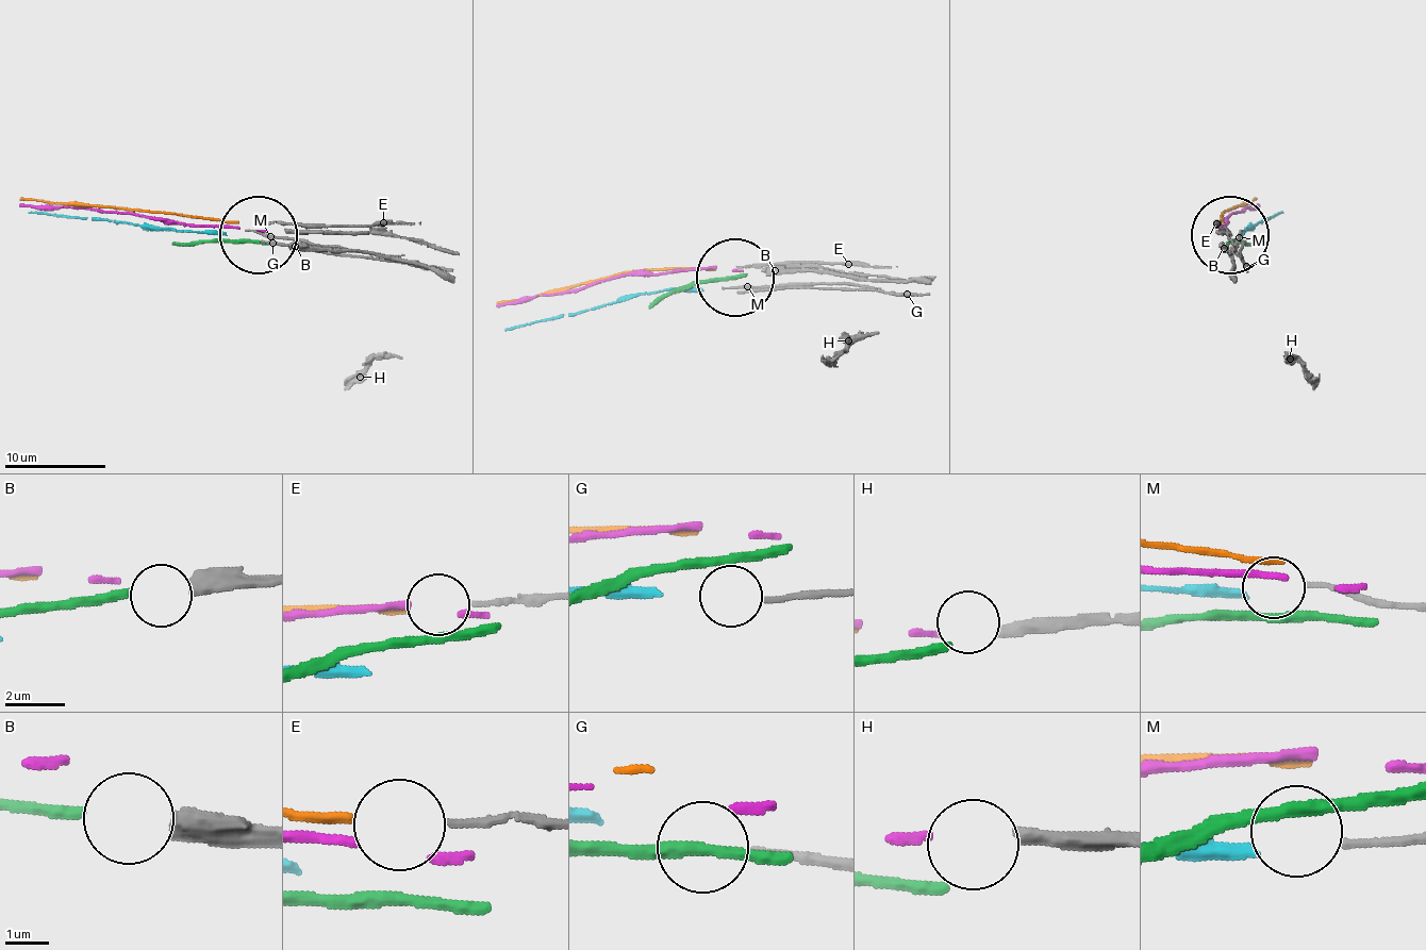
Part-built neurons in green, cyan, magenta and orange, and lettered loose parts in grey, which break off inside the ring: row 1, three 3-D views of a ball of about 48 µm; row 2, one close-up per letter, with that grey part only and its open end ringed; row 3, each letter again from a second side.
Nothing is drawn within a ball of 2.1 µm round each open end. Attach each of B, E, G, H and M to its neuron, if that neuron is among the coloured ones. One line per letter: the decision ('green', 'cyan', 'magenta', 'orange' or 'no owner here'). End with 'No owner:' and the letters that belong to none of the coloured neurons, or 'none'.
B: green
E: orange
G: no owner here
H: magenta
M: no owner here
No owner: G, M

